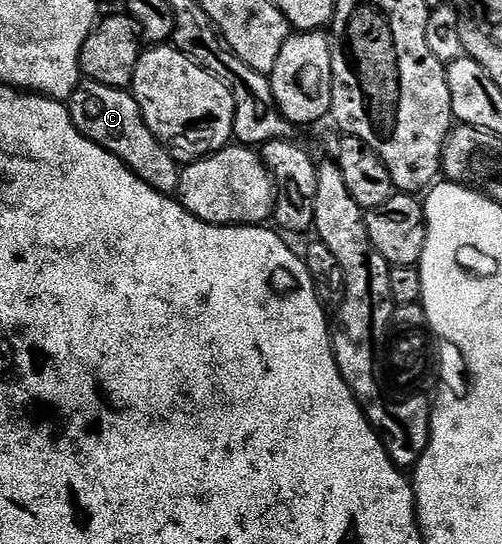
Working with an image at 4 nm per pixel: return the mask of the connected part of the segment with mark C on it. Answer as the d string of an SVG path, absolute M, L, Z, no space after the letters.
M84 80L71 98L67 99L66 105L82 136L106 148L106 152L118 156L118 160L122 160L122 164L126 164L130 172L150 184L150 188L169 196L179 191L181 163L176 163L179 161L172 151L161 144L154 132L150 132L142 116L142 108L138 108L135 96L127 89L119 90L113 86Z

